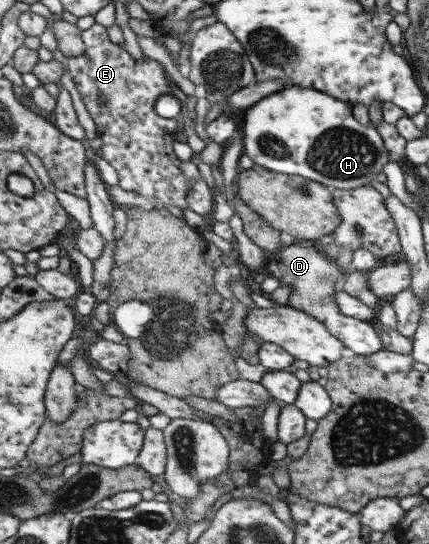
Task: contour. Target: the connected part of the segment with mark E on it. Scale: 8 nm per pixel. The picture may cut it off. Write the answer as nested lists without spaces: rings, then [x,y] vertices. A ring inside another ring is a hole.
[[[94,22],[82,31],[82,38],[86,50],[79,57],[67,58],[69,73],[77,87],[77,91],[96,124],[98,136],[102,139],[103,158],[118,172],[119,184],[124,190],[140,193],[148,197],[155,204],[156,209],[163,209],[166,204],[178,208],[188,208],[186,195],[191,189],[193,180],[186,178],[181,169],[181,161],[174,152],[176,142],[176,128],[180,117],[164,118],[156,112],[158,98],[165,94],[172,95],[172,88],[164,73],[162,64],[157,60],[147,58],[140,63],[126,52],[126,48],[114,44],[108,36],[107,26]]]

